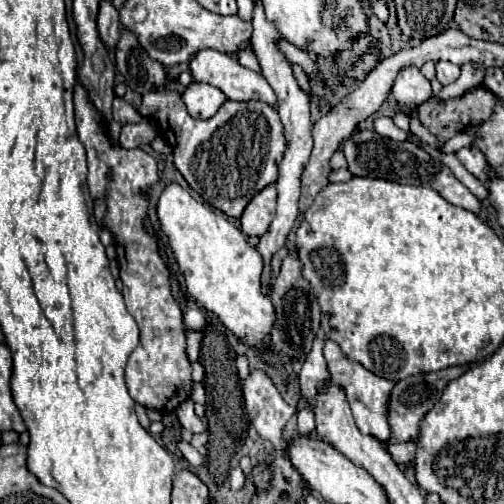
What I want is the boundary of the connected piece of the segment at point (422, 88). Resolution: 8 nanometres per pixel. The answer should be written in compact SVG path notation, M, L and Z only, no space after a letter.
M405 68L397 74L393 90L393 98L401 108L413 108L427 102L431 94L429 80L419 72L419 68Z

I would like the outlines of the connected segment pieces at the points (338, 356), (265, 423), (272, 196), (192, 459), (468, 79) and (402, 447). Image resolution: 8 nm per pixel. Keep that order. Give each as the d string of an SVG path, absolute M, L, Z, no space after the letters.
M325 340L325 348L323 348L325 360L327 360L327 368L331 372L331 380L335 384L339 384L345 392L347 392L347 402L351 406L353 418L357 428L363 434L371 434L377 440L387 440L389 438L389 426L387 426L387 416L385 416L385 400L389 400L389 392L393 388L393 380L385 380L375 376L373 372L365 370L361 364L357 364L355 360L349 360L337 342L333 340Z
M251 372L243 384L243 398L245 398L245 408L247 414L259 432L261 438L267 438L273 442L273 448L281 452L283 448L283 438L281 430L287 424L287 420L295 414L295 408L291 408L277 388L273 386L271 378L263 372Z
M275 184L265 186L257 196L251 198L251 202L245 206L241 216L241 230L247 236L263 236L275 216L277 208L277 190Z
M179 442L179 450L183 452L183 456L185 456L185 460L191 464L191 466L195 466L195 468L199 468L199 466L203 466L203 464L207 464L207 460L205 460L205 456L201 456L191 444L187 444L187 442Z
M475 62L463 64L461 66L461 76L453 84L443 86L441 92L437 96L433 96L433 98L435 100L451 100L451 98L457 98L465 90L471 90L475 86L481 86L483 84L483 78L485 78L485 66L483 64L475 64Z
M409 440L405 444L385 444L387 452L393 456L395 462L405 462L405 466L411 466L413 452L415 452L415 440Z

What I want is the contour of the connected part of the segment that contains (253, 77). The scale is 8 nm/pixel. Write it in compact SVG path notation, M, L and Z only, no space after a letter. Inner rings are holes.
M217 50L197 52L197 56L191 60L191 76L197 82L205 82L205 84L219 88L229 100L235 100L235 102L261 100L269 106L277 106L277 96L275 96L273 88L269 86L269 82L259 72L253 72L253 70L241 66L239 60L233 58L231 54L223 54L223 52L217 52Z

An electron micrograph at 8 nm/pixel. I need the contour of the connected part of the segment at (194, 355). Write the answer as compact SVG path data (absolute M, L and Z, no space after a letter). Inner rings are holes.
M187 332L187 354L191 362L199 360L199 346L201 346L201 332Z

